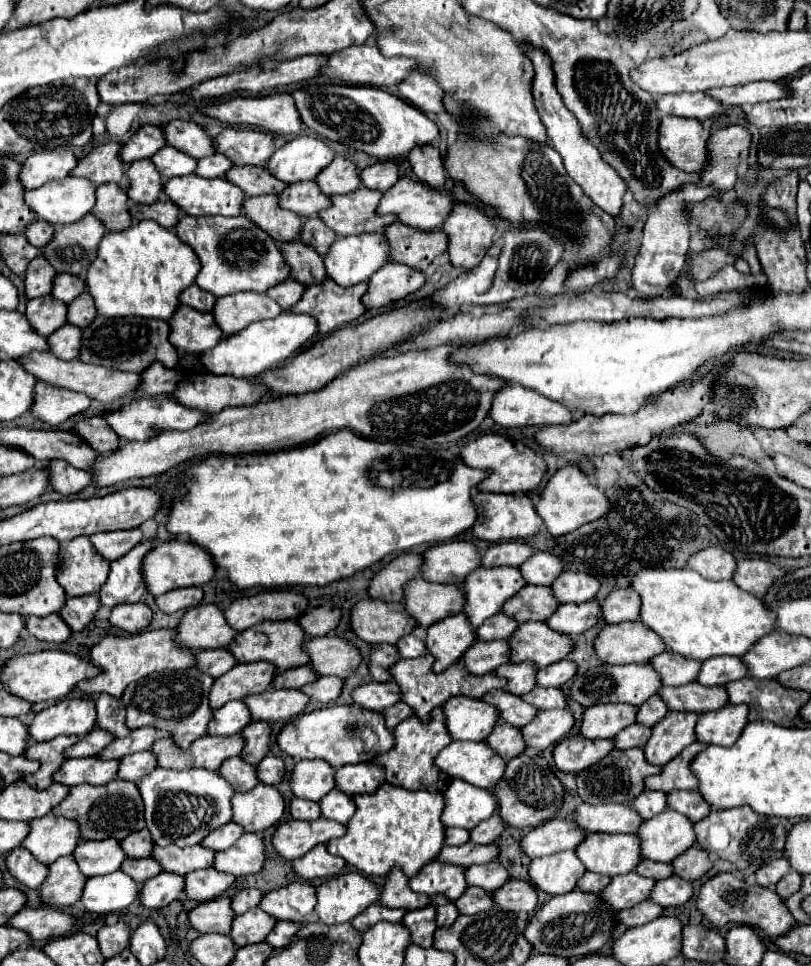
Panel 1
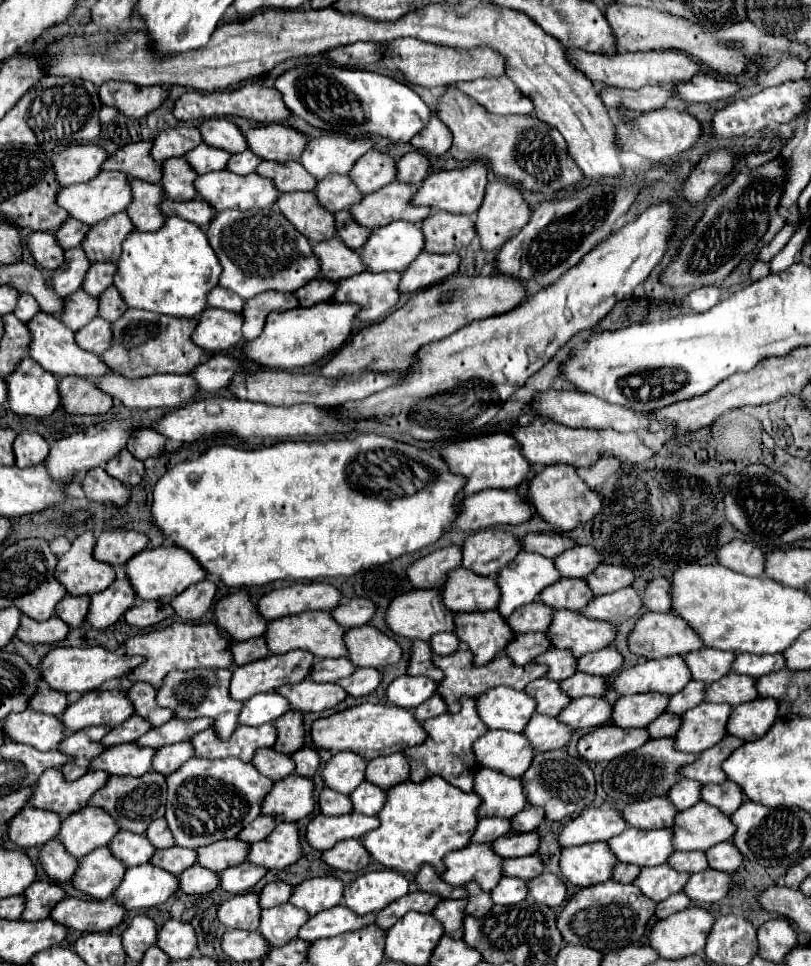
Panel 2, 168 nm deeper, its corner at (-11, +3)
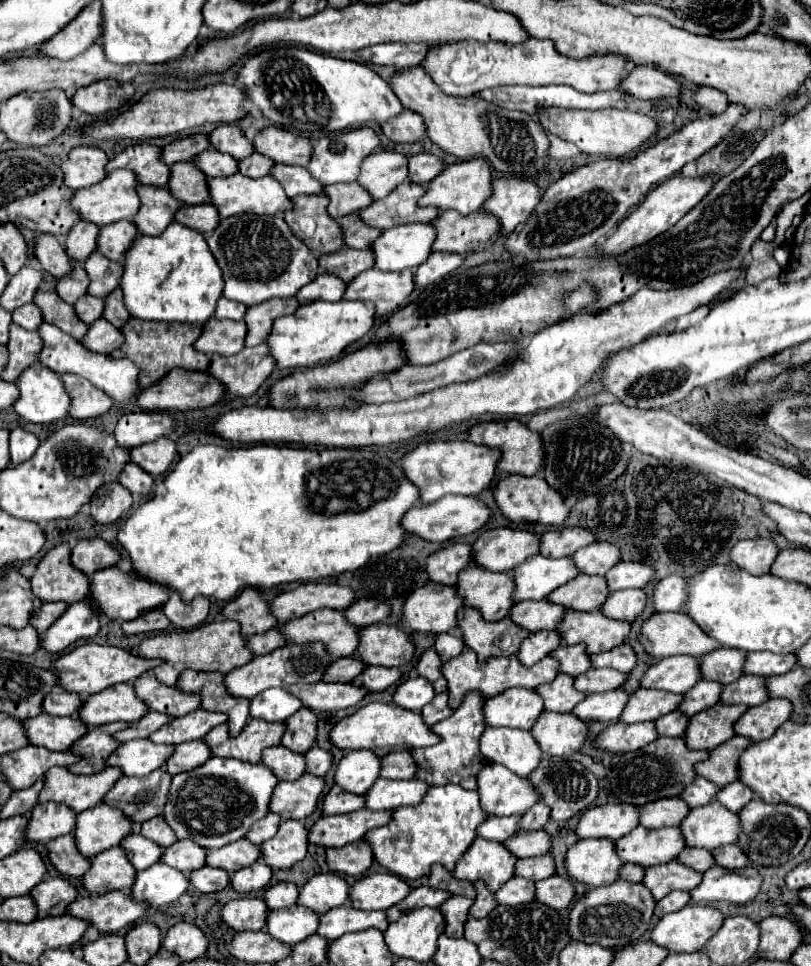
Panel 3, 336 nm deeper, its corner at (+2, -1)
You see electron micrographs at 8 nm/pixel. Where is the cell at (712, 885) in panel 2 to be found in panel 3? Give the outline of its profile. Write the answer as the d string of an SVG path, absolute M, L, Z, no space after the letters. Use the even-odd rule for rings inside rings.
M714 866L704 872L700 886L696 886L690 896L692 902L698 904L712 904L712 902L732 902L732 904L746 904L756 898L762 886L762 876L756 868L740 868L728 870L722 866Z

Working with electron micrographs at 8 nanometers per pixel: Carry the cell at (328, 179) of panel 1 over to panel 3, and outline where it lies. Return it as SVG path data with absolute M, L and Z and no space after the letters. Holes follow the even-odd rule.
M374 152L362 162L358 182L372 194L374 200L380 200L408 180L406 164L408 158L398 152Z

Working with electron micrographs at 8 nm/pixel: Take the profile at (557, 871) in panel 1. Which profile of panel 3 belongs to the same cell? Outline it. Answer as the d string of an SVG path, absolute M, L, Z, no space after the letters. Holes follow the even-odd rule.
M578 840L566 854L566 870L570 876L590 888L608 886L618 880L622 864L614 852L614 840Z

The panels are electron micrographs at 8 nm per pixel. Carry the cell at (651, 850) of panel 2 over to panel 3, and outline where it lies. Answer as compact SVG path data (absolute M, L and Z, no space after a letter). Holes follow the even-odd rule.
M636 828L616 842L616 852L624 862L634 862L640 866L666 864L678 858L686 848L680 828Z

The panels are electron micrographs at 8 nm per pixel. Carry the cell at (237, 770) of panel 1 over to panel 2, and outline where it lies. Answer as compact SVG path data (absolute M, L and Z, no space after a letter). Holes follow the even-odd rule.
M261 748L259 752L255 752L255 756L253 756L251 762L253 762L255 768L257 768L259 772L263 772L263 776L267 776L271 782L277 782L277 780L289 776L289 774L293 772L293 768L295 768L291 756L279 754L279 752L271 750L271 748Z

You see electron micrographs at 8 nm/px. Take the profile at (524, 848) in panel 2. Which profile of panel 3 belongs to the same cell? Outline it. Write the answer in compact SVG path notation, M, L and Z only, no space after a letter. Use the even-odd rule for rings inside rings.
M534 830L534 832L516 832L510 836L504 846L514 852L518 858L530 858L550 852L550 834L546 830Z

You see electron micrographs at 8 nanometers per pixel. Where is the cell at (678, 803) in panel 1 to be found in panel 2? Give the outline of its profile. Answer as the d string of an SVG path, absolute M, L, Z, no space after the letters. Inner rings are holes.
M725 780L723 784L707 784L701 788L701 800L719 808L723 814L733 814L745 800L739 786Z

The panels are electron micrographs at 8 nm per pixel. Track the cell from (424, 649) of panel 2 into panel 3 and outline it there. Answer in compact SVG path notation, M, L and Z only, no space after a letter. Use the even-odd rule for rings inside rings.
M434 648L426 650L426 652L422 654L418 666L416 666L418 674L424 676L424 678L428 678L428 680L434 684L434 690L436 690L436 692L444 692L444 690L446 690L446 678L442 676L442 670L440 670L440 668L442 668L442 660L440 660L440 656L434 652Z

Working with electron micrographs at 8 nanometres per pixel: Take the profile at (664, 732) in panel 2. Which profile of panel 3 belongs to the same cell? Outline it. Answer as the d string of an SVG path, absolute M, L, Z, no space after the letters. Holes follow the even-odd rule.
M676 710L676 712L670 712L662 718L658 718L656 728L658 728L660 736L684 736L684 732L688 728L688 722L690 722L690 716Z

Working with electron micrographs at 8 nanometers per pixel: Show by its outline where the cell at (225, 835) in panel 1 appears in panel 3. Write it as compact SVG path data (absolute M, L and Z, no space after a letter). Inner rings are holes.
M270 812L270 814L264 816L262 820L258 820L258 824L254 824L254 828L250 828L250 832L246 834L246 838L248 838L250 842L254 842L254 844L262 844L262 842L270 840L270 838L278 832L280 822L282 822L282 816Z

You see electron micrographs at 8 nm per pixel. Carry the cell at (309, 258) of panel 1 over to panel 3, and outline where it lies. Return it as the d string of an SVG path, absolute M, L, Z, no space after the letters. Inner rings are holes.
M344 248L334 254L324 254L320 258L320 272L330 272L342 278L344 282L354 280L360 272L370 270L374 266L374 252L368 250L352 250Z

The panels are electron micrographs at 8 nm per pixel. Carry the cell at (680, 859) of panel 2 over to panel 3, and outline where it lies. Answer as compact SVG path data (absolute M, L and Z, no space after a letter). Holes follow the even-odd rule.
M684 848L678 856L678 860L690 868L694 868L696 872L706 872L708 868L712 868L714 856L710 850L702 850L702 848Z

